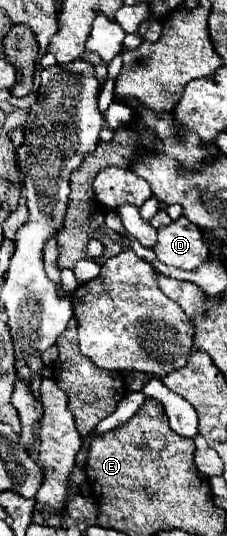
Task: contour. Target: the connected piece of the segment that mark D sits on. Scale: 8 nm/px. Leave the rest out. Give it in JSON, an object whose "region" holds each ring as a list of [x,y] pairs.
{"region":[[[183,216],[173,220],[169,226],[159,228],[155,252],[161,262],[181,270],[195,270],[209,256],[201,230]]]}

